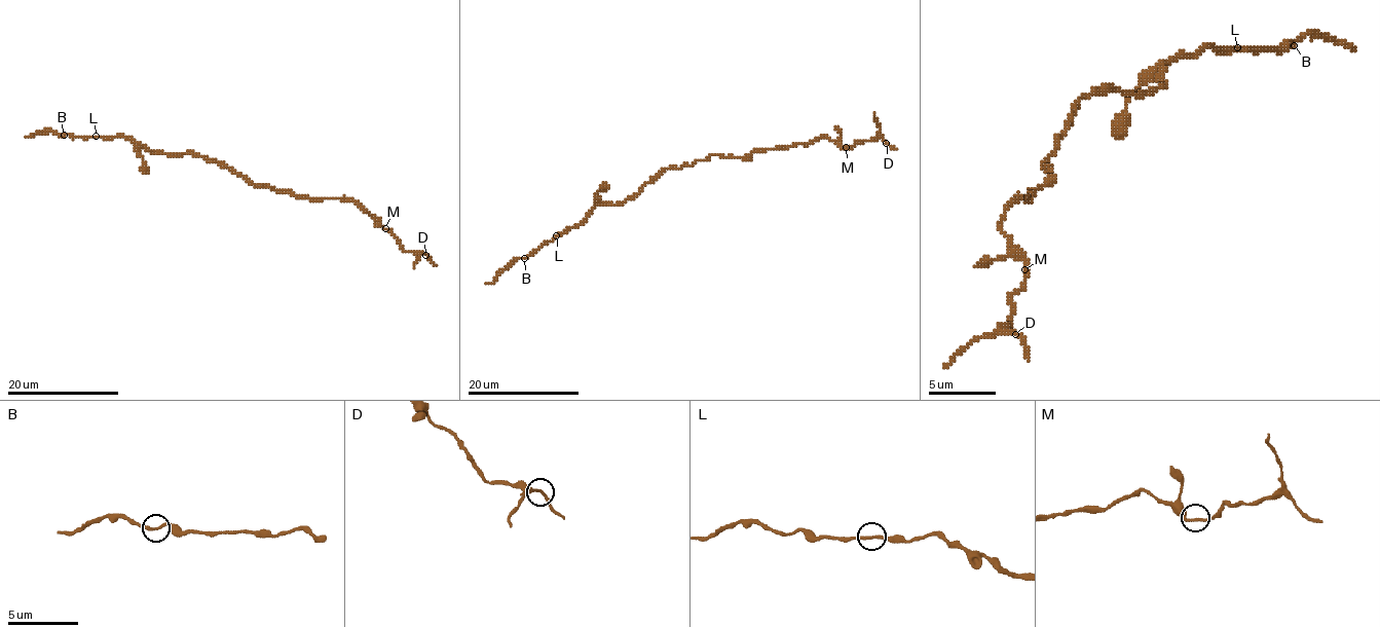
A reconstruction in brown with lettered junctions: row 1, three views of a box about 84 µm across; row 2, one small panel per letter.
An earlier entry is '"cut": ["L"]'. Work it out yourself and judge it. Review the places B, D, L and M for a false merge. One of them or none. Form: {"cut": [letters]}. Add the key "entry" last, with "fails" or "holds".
{"cut": [], "entry": "fails"}

